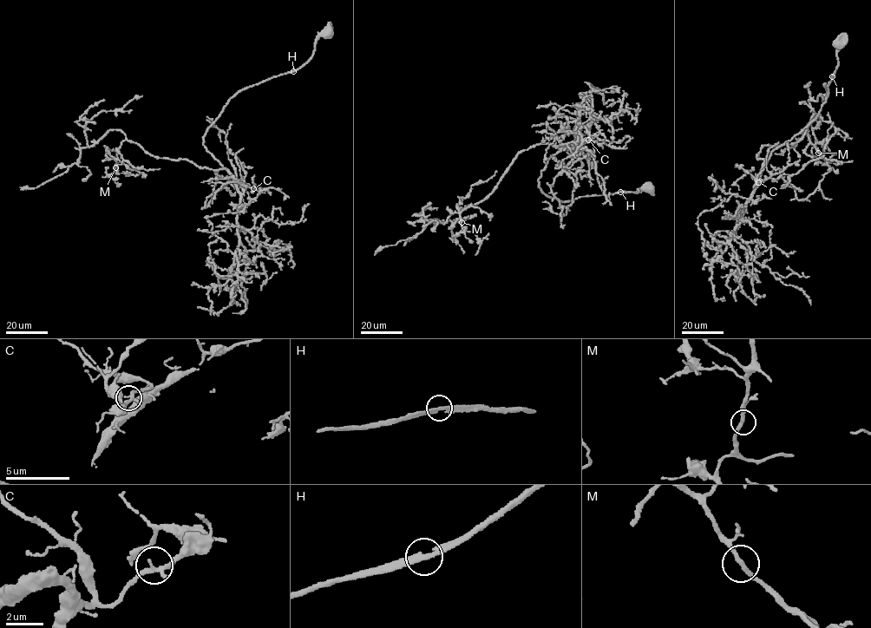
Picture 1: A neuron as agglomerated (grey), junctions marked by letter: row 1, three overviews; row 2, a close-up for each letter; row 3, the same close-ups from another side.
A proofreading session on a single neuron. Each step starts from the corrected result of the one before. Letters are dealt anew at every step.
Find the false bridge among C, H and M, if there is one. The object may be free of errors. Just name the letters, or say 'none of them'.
none of them

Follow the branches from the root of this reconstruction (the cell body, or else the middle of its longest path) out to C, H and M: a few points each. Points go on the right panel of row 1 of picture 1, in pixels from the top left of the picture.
C: (839, 44), (837, 67), (818, 115), (790, 140), (774, 149), (757, 185), (762, 179), (758, 182)
H: (839, 44), (837, 67), (832, 76)
M: (839, 44), (818, 115), (766, 162), (756, 157), (763, 146), (798, 141), (808, 123), (807, 134), (818, 153)

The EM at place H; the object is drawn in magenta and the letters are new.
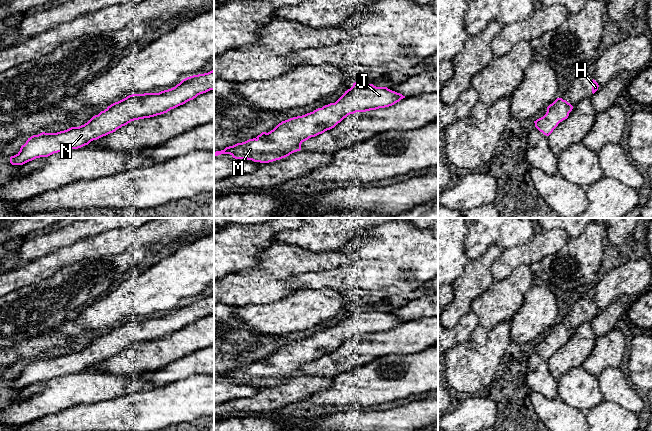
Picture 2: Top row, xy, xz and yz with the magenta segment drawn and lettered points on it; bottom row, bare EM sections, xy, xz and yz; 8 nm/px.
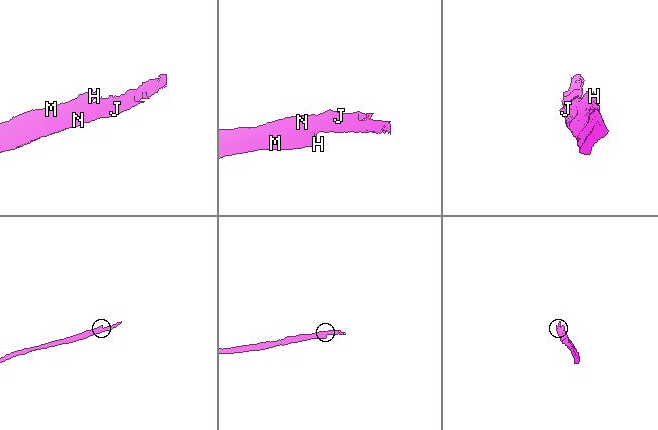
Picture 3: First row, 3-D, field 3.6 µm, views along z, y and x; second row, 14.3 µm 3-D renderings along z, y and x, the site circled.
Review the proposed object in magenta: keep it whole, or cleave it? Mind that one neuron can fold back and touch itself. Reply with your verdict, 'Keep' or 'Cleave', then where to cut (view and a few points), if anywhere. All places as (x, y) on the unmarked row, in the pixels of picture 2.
Keep. No split

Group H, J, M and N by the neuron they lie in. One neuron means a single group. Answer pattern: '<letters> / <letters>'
H J M N

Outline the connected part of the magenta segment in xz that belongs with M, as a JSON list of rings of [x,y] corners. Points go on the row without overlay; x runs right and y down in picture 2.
[[[359,304],[335,327],[282,345],[270,356],[262,356],[256,362],[216,375],[214,380],[230,378],[235,383],[260,387],[280,384],[300,375],[304,365],[334,352],[348,339],[389,331],[403,322],[405,320],[387,311],[376,311]]]

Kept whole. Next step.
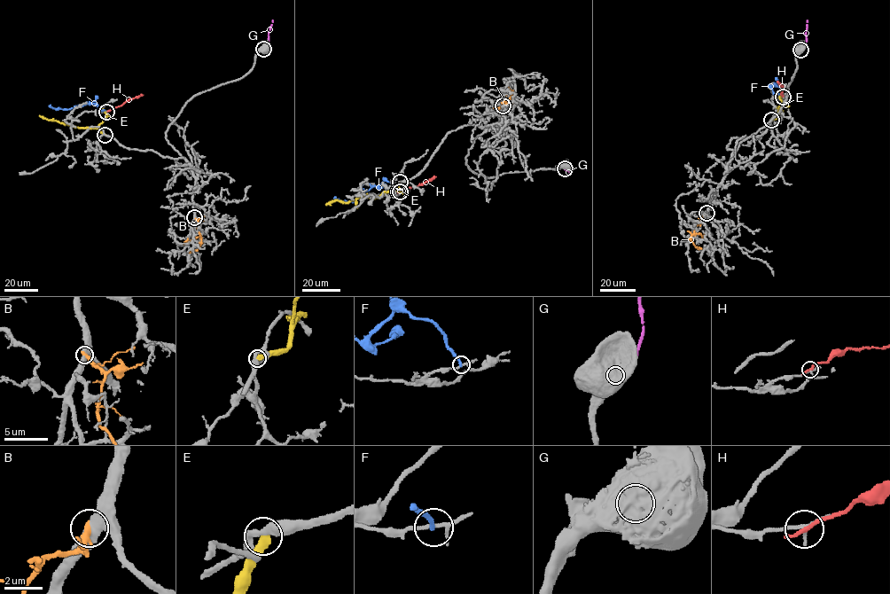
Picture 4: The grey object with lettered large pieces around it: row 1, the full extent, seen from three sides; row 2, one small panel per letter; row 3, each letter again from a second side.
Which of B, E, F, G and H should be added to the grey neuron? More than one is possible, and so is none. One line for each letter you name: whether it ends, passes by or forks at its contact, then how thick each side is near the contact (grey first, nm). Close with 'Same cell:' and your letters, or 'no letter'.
Same cell: no letter

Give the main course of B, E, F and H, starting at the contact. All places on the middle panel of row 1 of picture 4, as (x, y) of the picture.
B: (503, 105), (506, 96), (511, 94), (508, 101), (500, 107), (495, 105)
E: (400, 183), (397, 188), (375, 198), (364, 196), (347, 202), (334, 200), (325, 204)
F: (399, 191), (393, 183), (384, 180), (352, 202), (343, 202), (334, 197)
H: (400, 191), (422, 184), (435, 176)

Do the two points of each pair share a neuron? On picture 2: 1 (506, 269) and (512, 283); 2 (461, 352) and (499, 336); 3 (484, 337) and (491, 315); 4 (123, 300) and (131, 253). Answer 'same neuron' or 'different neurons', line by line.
1: different neurons
2: same neuron
3: different neurons
4: different neurons

